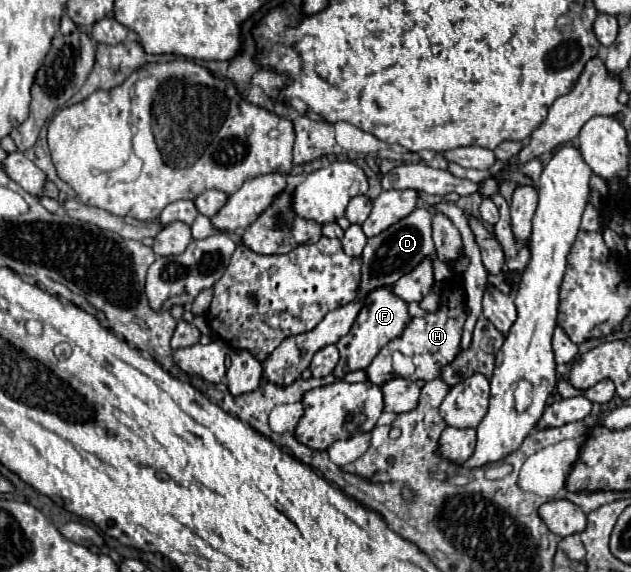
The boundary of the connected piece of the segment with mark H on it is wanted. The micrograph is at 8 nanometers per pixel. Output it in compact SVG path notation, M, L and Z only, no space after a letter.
M453 274L451 278L441 282L441 304L435 312L429 312L423 318L411 318L411 322L407 324L407 328L403 330L401 336L393 338L387 346L381 348L381 352L375 356L375 360L365 368L369 382L381 386L387 380L395 378L395 372L391 368L391 352L399 350L405 356L413 356L415 362L415 374L411 376L411 380L435 380L439 378L439 370L443 370L443 366L451 364L455 360L455 356L459 354L459 342L461 342L461 332L463 332L463 324L469 316L469 308L467 308L467 296L465 296L465 288L463 288L463 276L461 274Z

